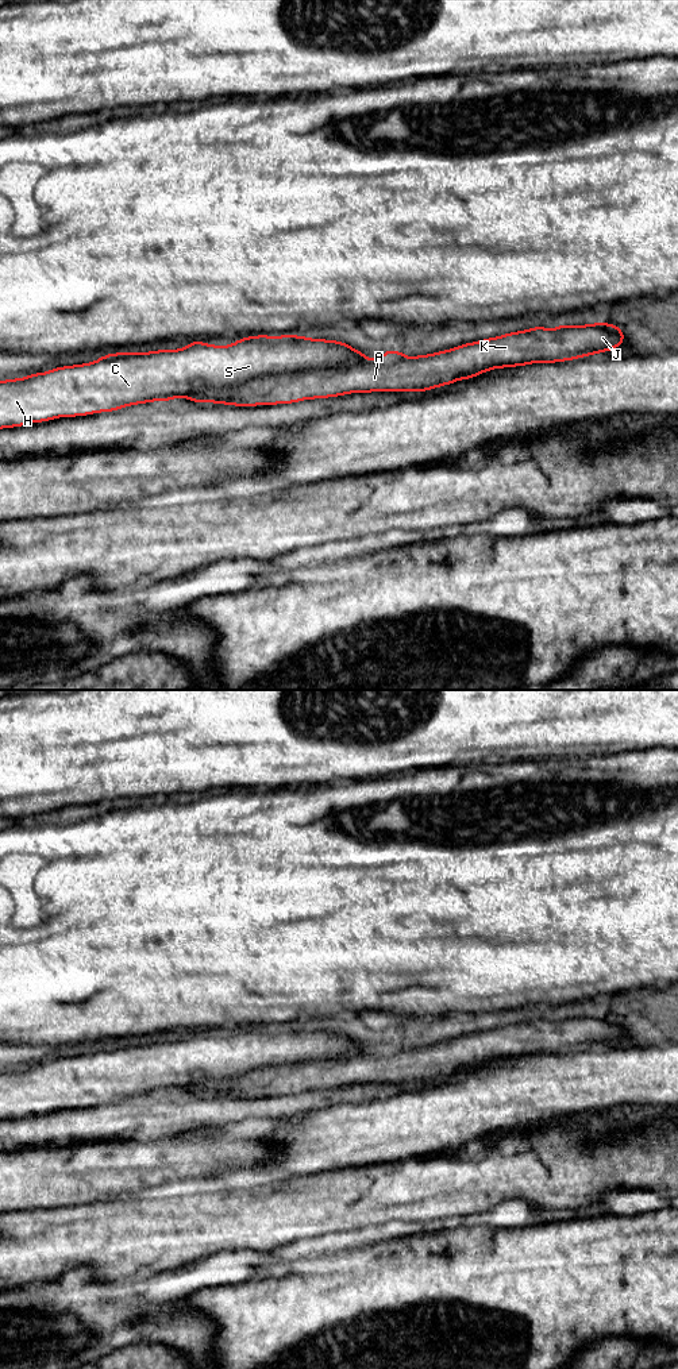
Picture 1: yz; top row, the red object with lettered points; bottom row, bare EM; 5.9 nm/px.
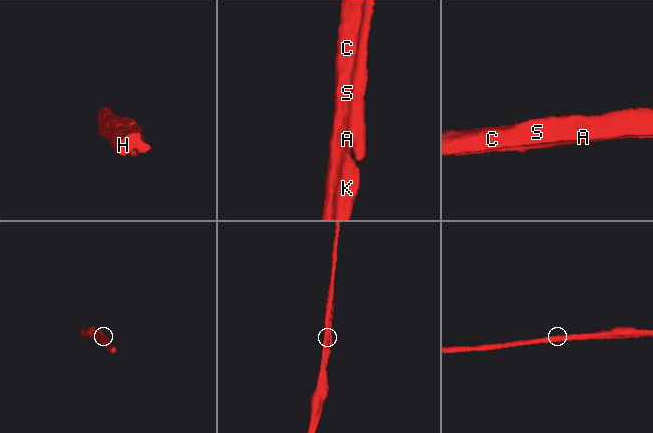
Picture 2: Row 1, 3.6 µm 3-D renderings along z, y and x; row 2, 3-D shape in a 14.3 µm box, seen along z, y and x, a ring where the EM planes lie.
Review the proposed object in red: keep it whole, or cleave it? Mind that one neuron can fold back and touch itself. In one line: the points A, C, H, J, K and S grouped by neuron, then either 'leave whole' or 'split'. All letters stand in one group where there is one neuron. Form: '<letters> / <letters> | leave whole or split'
A J K / C H S | split

